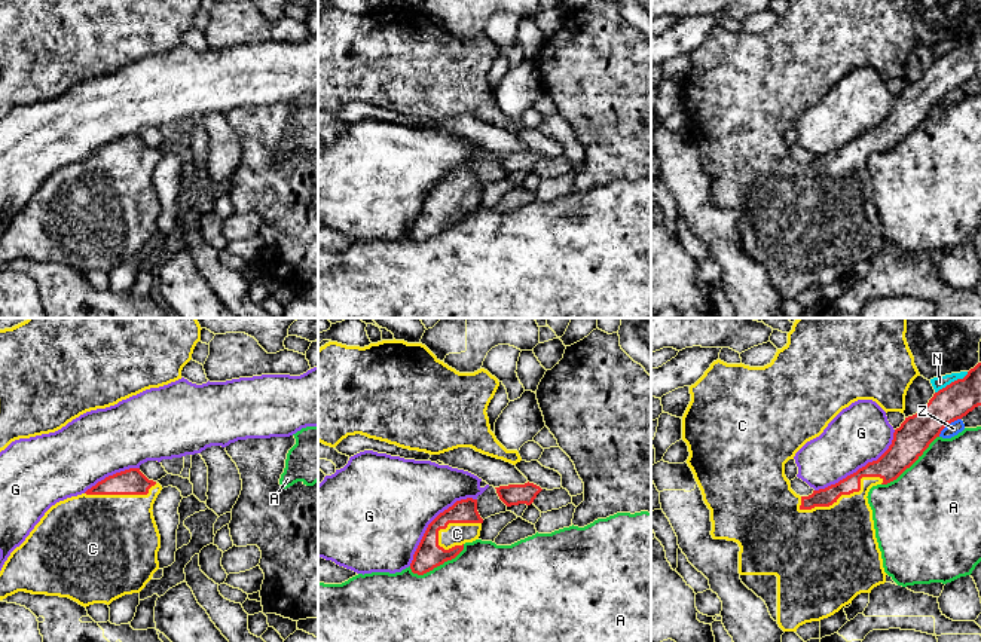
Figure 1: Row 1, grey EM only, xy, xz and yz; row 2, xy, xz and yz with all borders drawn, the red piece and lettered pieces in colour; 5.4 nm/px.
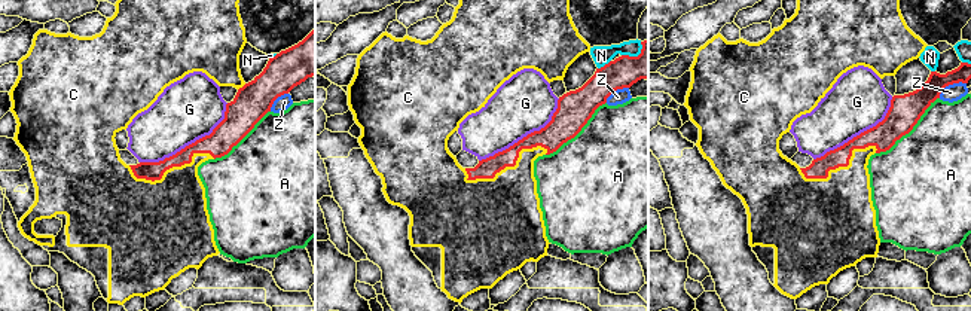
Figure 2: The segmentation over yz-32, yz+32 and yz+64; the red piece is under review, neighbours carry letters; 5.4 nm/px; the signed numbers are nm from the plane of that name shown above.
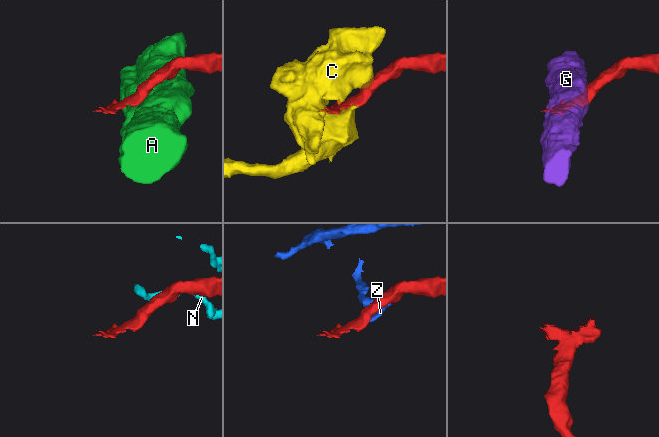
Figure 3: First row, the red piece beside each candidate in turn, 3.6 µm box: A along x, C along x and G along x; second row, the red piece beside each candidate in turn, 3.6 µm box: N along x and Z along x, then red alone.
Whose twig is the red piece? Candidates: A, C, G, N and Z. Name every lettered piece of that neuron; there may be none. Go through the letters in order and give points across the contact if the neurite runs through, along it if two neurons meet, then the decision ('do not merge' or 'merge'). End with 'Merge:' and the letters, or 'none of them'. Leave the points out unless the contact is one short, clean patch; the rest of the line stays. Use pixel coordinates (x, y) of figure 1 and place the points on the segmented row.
A: do not merge
C: merge
G: do not merge
N: do not merge
Z: along yz (960, 418), (950, 422), (938, 436) | do not merge
Merge: C

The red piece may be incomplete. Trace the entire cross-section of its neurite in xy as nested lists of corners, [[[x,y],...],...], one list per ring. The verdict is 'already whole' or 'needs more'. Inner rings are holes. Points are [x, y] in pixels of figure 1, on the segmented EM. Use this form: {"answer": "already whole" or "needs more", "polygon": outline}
{"answer": "needs more", "polygon": [[[129,468],[52,505],[4,562],[0,600],[25,591],[68,597],[86,608],[140,593],[159,569],[161,535],[152,510],[161,490],[140,468]]]}

